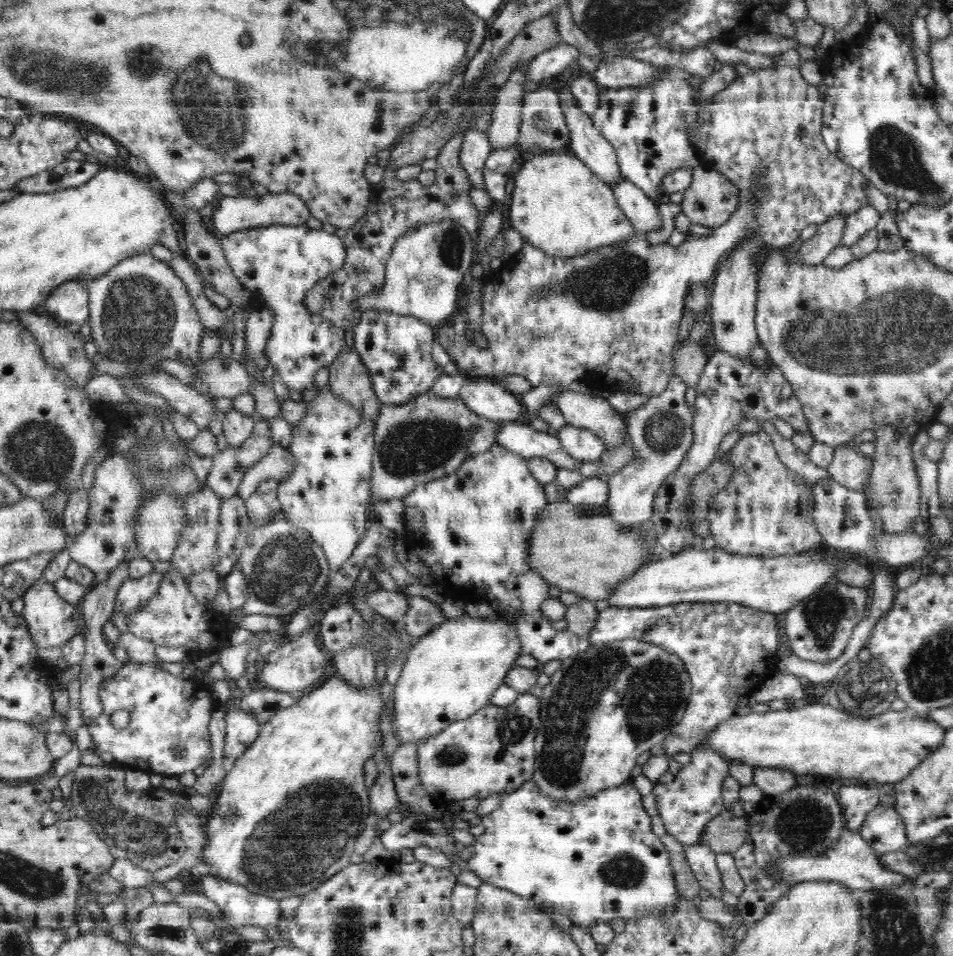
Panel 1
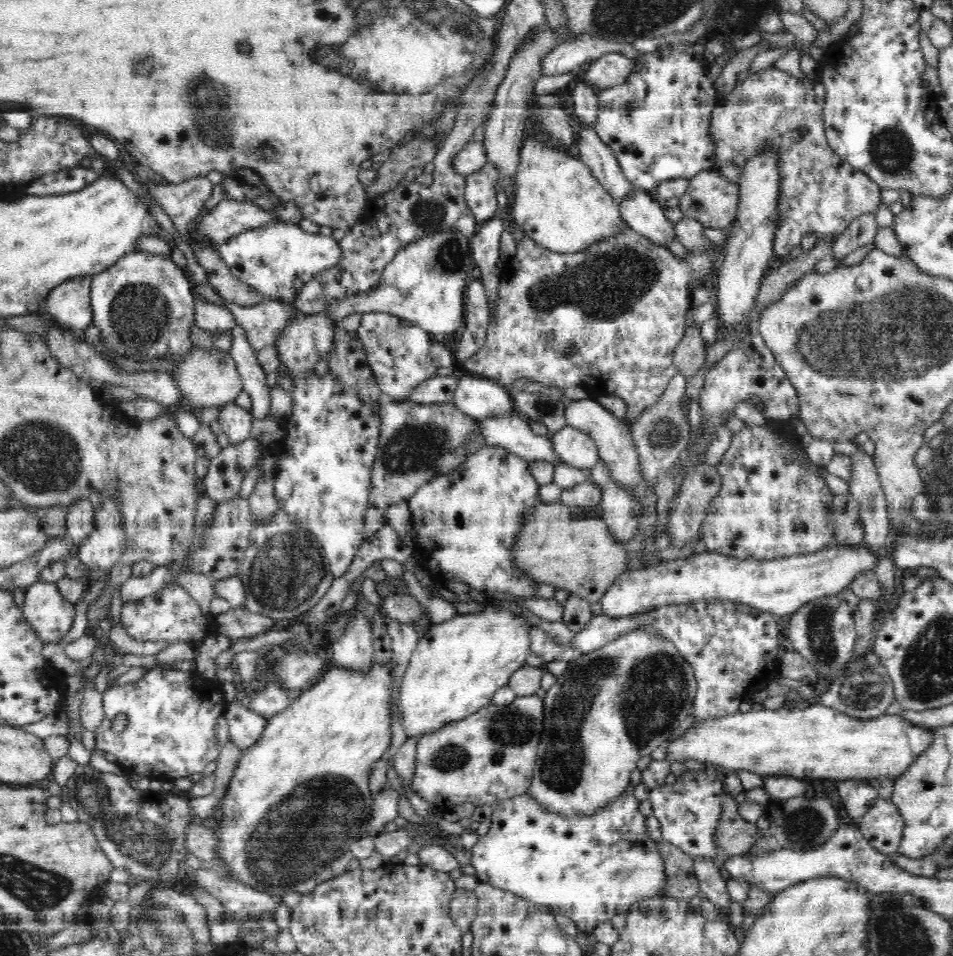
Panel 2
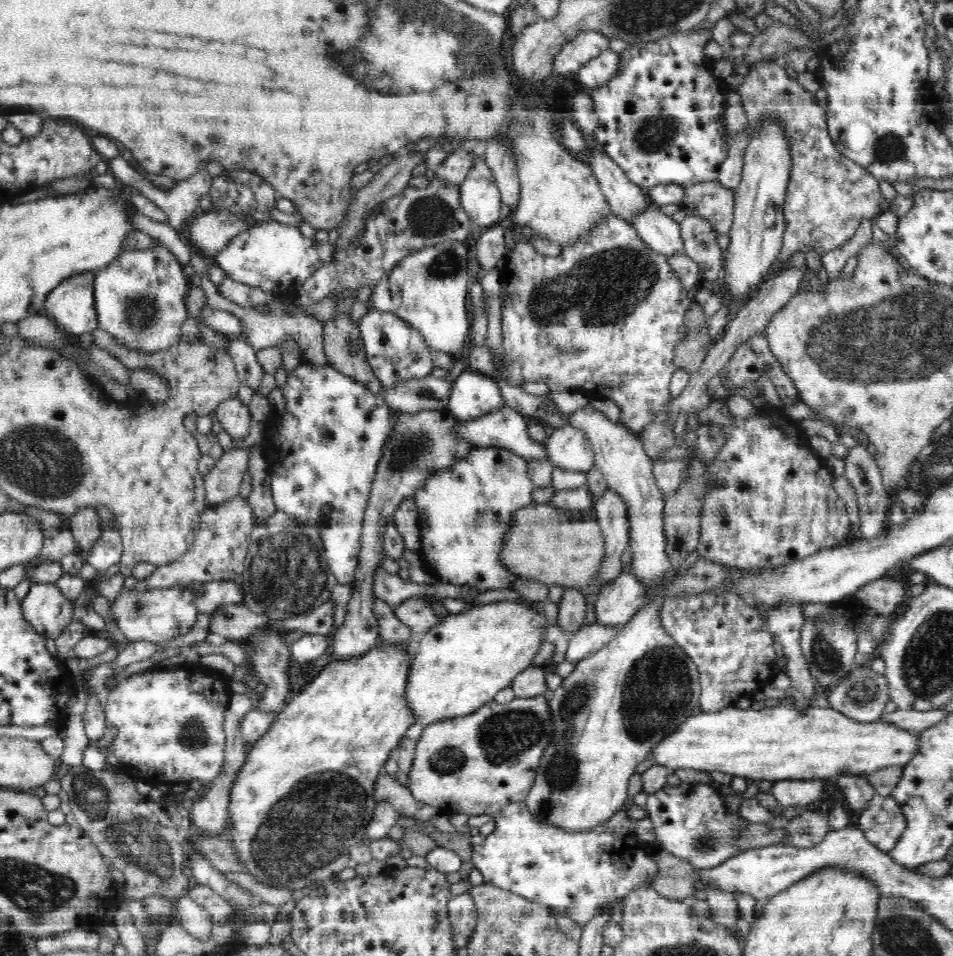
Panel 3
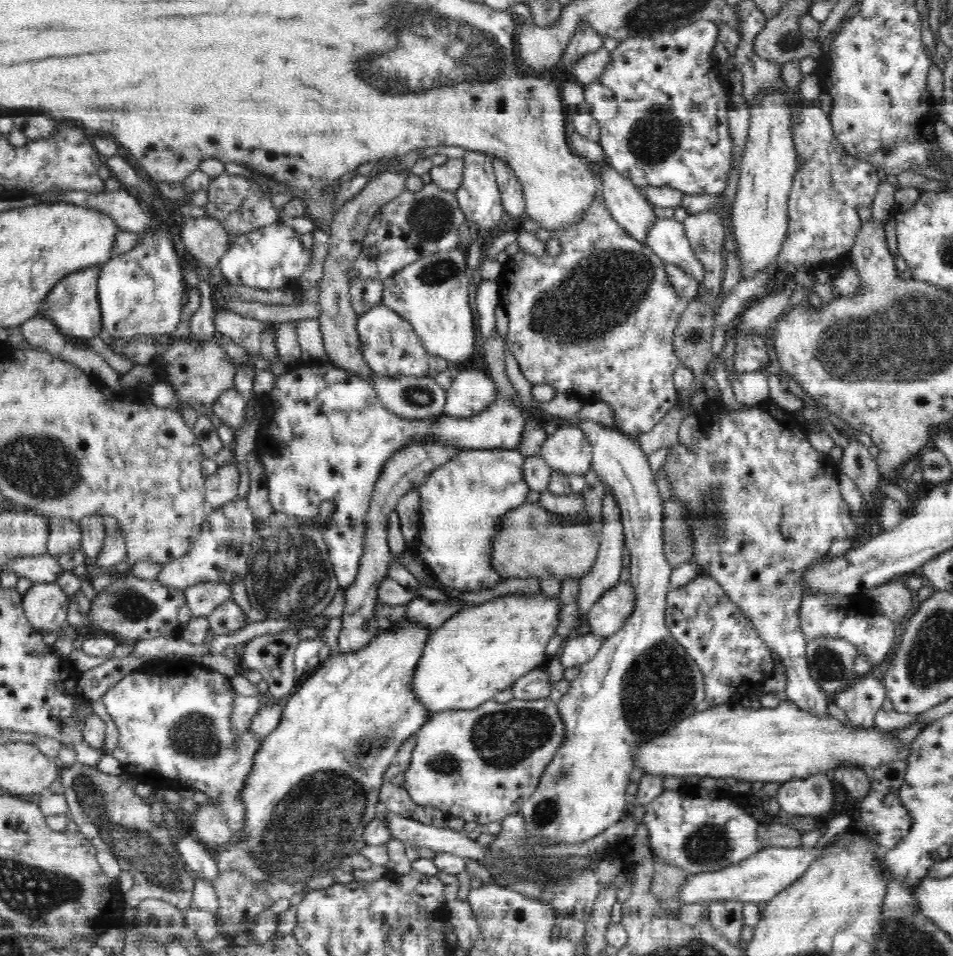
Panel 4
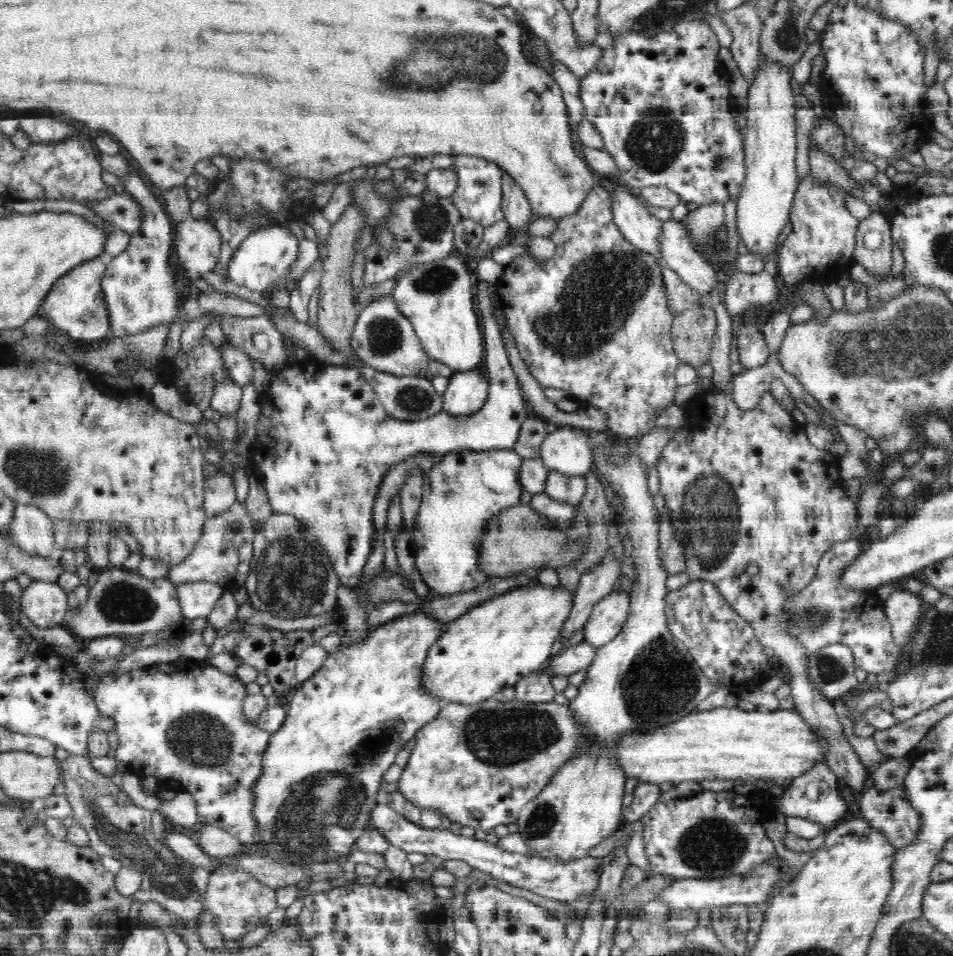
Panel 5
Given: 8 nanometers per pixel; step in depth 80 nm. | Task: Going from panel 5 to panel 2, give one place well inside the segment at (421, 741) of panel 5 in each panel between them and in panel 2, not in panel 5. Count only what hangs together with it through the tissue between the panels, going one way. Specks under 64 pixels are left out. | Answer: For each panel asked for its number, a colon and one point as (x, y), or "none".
2: (489, 756)
3: (475, 764)
4: (480, 765)

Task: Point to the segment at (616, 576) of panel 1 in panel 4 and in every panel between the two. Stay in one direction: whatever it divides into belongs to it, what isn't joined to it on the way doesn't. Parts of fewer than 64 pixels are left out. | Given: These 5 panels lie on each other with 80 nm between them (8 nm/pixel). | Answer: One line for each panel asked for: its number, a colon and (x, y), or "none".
2: (578, 554)
3: (543, 545)
4: (530, 544)

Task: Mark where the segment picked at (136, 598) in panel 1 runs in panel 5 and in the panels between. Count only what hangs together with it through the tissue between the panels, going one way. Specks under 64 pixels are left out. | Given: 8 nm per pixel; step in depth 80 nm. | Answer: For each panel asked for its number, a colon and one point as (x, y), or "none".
2: (134, 589)
3: (219, 552)
4: (220, 554)
5: (222, 555)

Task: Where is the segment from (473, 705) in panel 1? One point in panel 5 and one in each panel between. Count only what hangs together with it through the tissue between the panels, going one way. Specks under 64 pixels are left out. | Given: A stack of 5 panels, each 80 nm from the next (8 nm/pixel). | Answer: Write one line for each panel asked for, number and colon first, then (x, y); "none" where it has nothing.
2: (459, 663)
3: (461, 663)
4: (484, 649)
5: (500, 642)

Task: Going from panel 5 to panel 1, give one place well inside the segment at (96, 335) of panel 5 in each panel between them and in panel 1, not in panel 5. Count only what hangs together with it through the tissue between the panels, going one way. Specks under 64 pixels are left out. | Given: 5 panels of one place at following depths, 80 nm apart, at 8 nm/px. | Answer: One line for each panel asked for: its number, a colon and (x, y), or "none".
1: (69, 302)
2: (69, 304)
3: (72, 303)
4: (72, 305)

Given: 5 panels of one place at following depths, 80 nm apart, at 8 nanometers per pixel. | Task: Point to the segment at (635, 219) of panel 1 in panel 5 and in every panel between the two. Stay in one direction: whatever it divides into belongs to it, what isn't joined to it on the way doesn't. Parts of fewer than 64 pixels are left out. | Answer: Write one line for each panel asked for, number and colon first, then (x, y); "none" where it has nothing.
2: (641, 211)
3: (659, 231)
4: (666, 237)
5: (678, 251)

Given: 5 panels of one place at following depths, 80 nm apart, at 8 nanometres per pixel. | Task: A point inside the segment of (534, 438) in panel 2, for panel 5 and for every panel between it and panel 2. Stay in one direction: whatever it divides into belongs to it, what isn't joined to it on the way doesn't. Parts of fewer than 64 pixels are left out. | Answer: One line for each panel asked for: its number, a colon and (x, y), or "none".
3: (506, 428)
4: (326, 438)
5: (322, 453)

